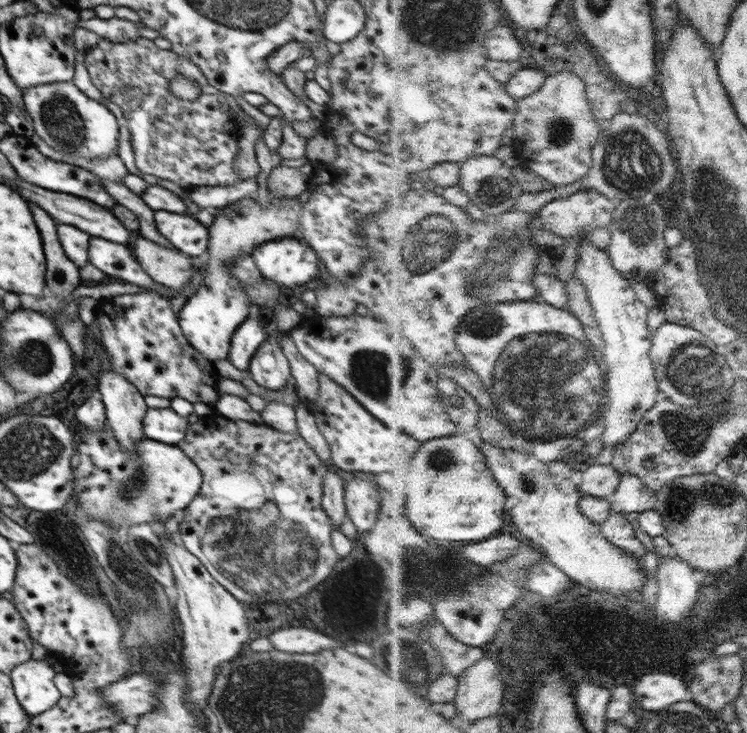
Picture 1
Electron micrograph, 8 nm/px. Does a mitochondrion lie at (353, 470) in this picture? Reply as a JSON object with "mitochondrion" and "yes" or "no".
{"mitochondrion":"no"}

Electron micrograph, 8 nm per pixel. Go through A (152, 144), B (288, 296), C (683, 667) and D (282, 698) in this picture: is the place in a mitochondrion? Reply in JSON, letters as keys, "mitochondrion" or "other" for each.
{"A":"other","B":"other","C":"other","D":"mitochondrion"}

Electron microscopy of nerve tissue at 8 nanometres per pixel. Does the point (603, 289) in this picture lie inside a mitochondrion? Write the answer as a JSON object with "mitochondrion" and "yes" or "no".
{"mitochondrion":"no"}

